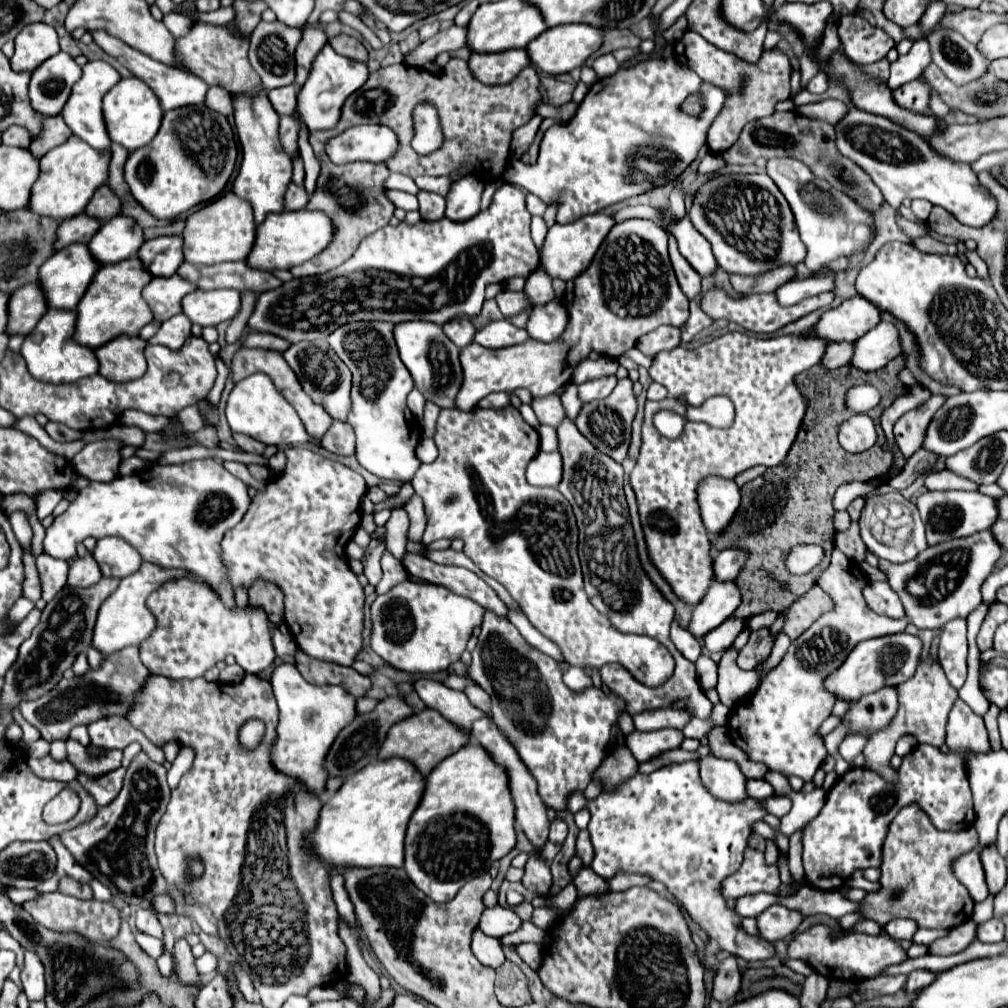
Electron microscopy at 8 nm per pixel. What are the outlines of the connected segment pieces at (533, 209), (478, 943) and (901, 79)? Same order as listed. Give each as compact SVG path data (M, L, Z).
M527 193L527 199L525 199L525 203L527 203L527 209L529 209L529 213L531 215L543 215L545 213L545 203L539 199L539 197L535 197L535 195L531 195L531 193Z
M475 929L471 947L473 947L475 957L483 965L487 965L487 967L493 967L495 969L495 965L503 965L503 961L505 961L505 955L503 955L503 949L499 945L499 939L487 937L481 929Z
M917 39L907 55L899 55L899 59L895 63L891 63L889 87L897 89L903 83L917 79L929 63L931 63L929 43L925 39Z

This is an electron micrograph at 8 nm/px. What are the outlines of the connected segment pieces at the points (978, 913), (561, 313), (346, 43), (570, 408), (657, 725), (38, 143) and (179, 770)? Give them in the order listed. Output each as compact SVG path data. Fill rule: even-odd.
M989 895L983 902L975 903L971 919L973 919L976 924L980 924L992 918L994 910L993 902L994 896Z
M551 301L545 305L535 305L529 313L527 333L531 339L549 343L559 339L567 325L567 309L559 301Z
M345 33L335 35L335 37L329 39L329 45L331 45L339 55L343 55L343 57L351 57L351 59L363 61L363 63L367 61L367 49L363 47L361 41L357 41L357 39L351 37L351 35L345 35Z
M575 383L567 385L565 393L561 395L563 407L565 407L565 411L567 411L567 415L569 415L571 419L575 419L575 417L577 417L579 409L581 409L581 405L583 405L583 403L581 403L577 397L579 397L579 395L577 395L577 385L575 385Z
M661 708L643 711L633 715L637 731L655 731L655 729L675 728L682 730L689 722L690 716L684 709Z
M61 115L47 117L43 121L43 129L41 129L39 137L33 139L29 149L37 159L41 159L49 149L53 149L55 146L61 145L63 141L67 141L69 135L71 135L71 129L67 127L67 123L63 121Z
M181 747L170 769L167 771L167 783L173 790L179 784L181 777L191 769L195 753L191 748Z

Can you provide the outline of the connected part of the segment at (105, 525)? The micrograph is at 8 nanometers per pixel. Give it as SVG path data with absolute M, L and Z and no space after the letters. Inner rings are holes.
M213 459L181 465L157 465L129 477L115 477L109 483L89 483L65 513L55 517L43 541L43 553L55 559L73 559L75 543L85 537L119 535L133 545L143 561L159 567L181 567L221 589L227 609L235 606L233 593L225 583L227 569L219 559L219 543L227 529L235 527L249 509L247 487Z

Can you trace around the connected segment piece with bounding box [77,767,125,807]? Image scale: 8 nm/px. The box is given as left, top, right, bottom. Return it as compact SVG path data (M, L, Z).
M119 767L117 771L111 771L99 779L87 779L85 775L77 775L77 779L95 797L97 807L103 807L109 805L119 795L119 789L123 787L123 775L125 769Z

